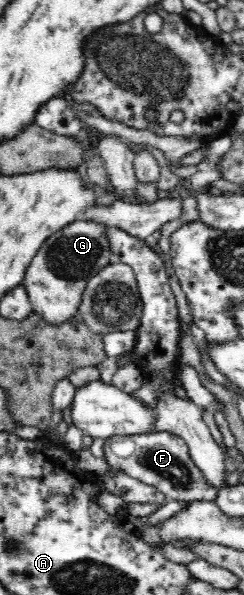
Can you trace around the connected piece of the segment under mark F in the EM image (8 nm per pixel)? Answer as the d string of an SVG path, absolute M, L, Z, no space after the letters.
M169 431L143 433L143 435L113 435L105 439L104 459L113 468L119 468L147 485L154 485L169 500L207 501L216 503L221 488L207 480L205 472L193 462L187 442Z

